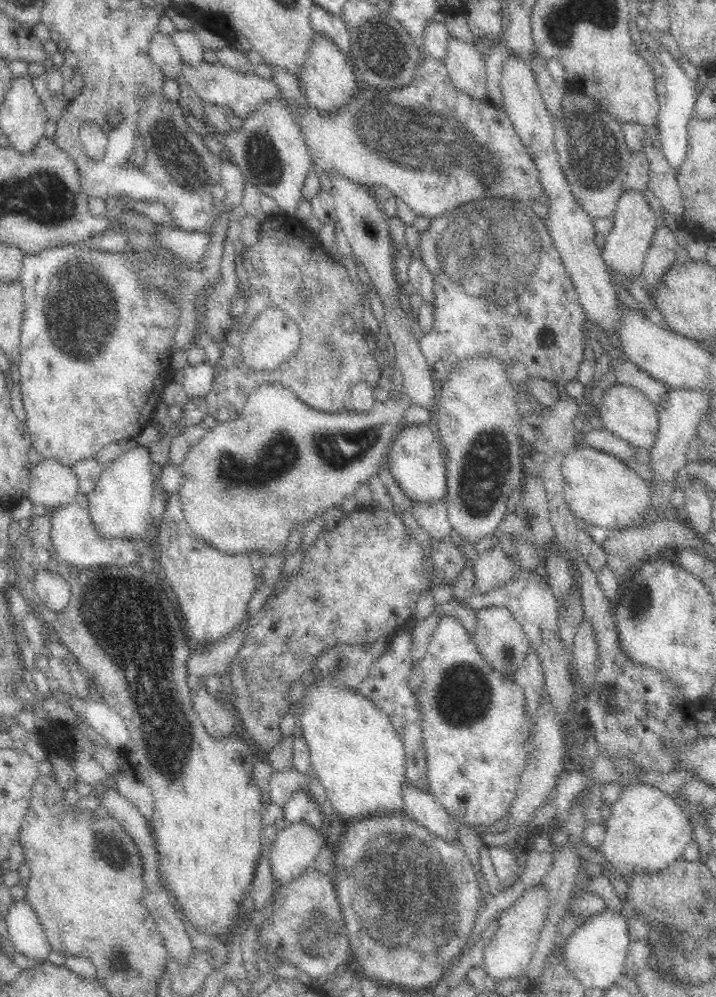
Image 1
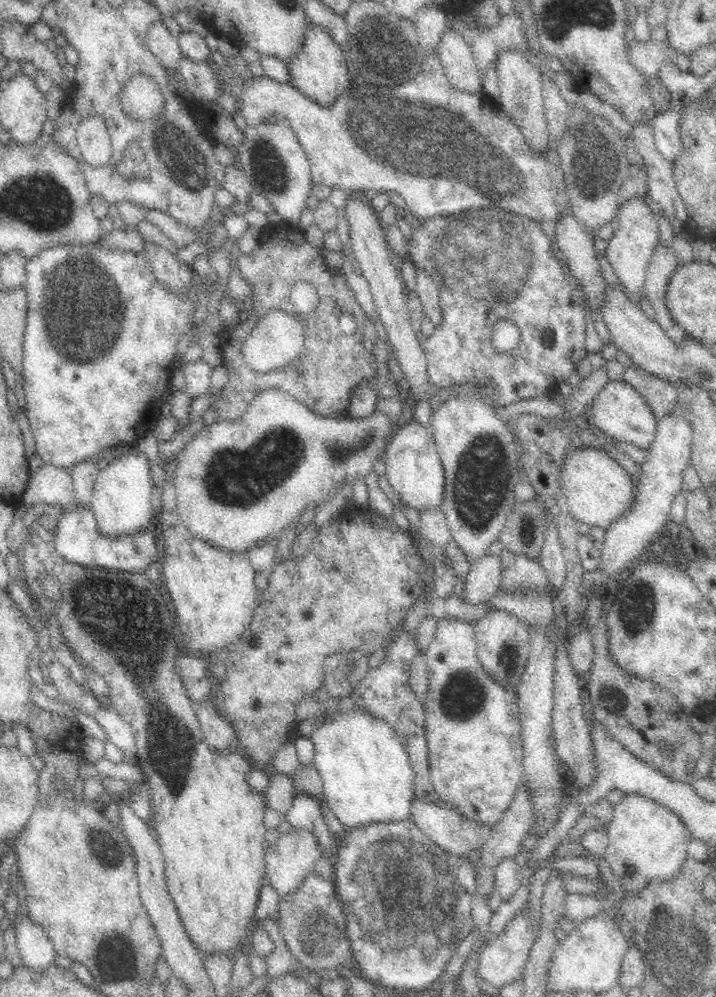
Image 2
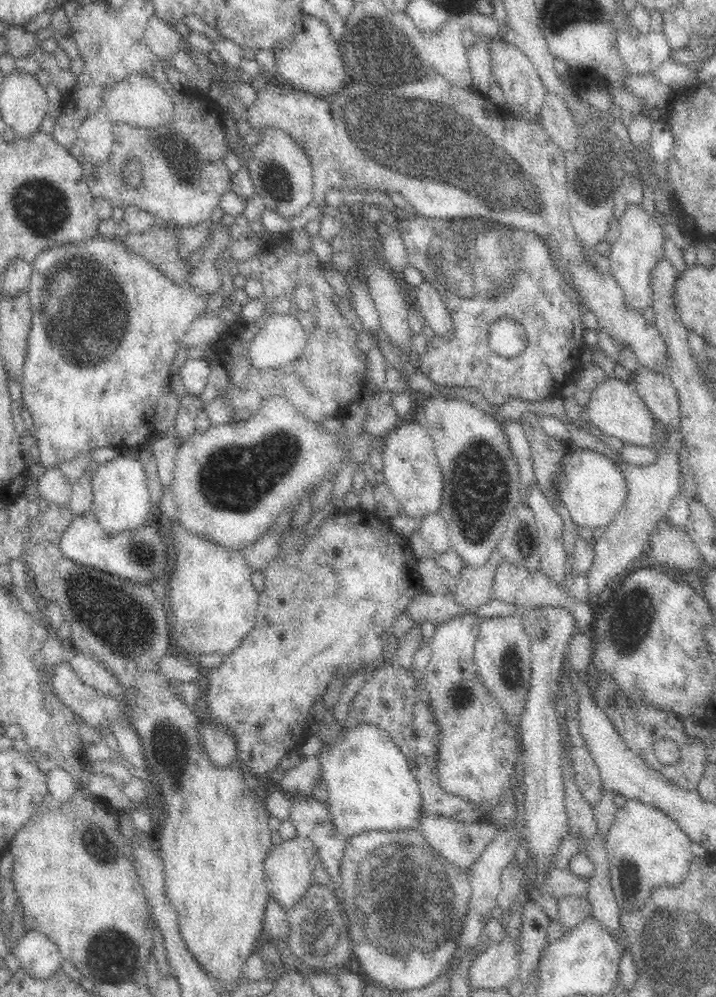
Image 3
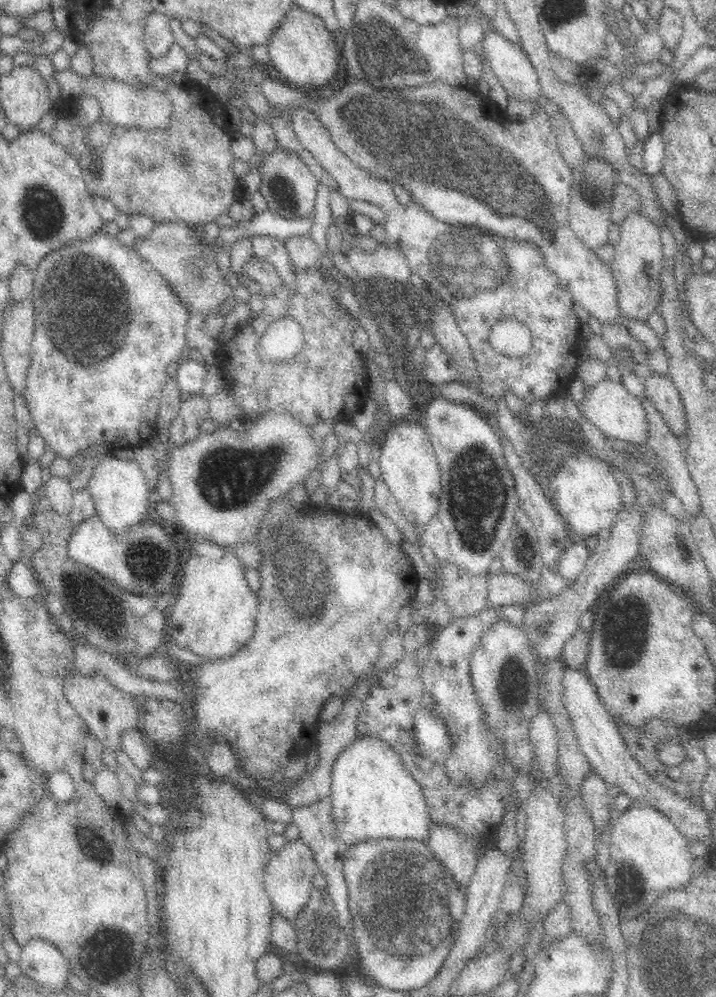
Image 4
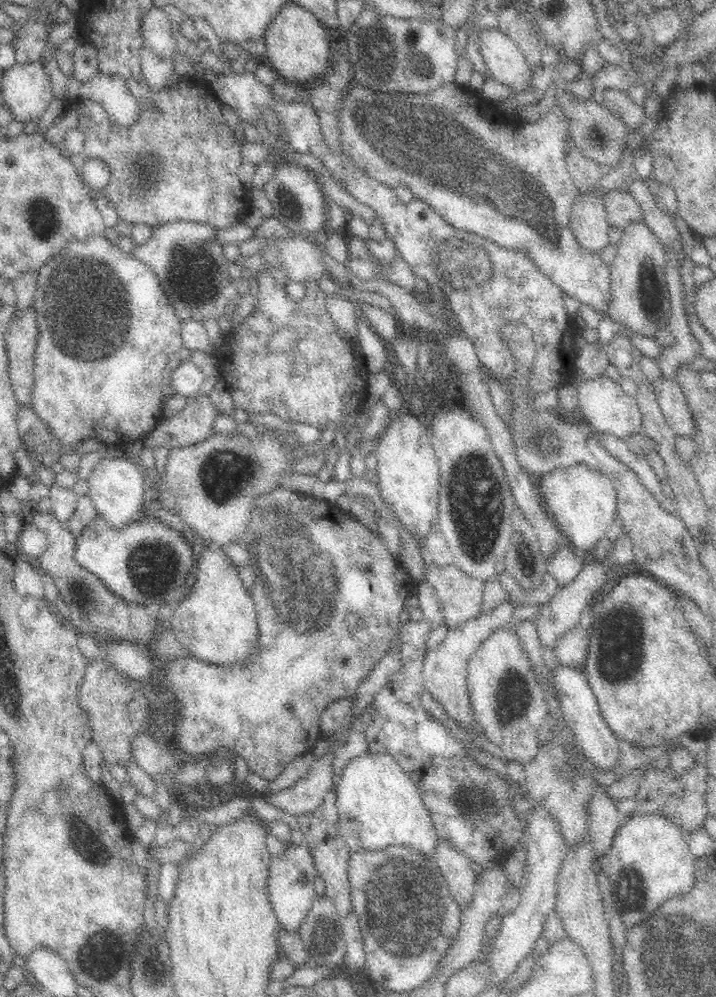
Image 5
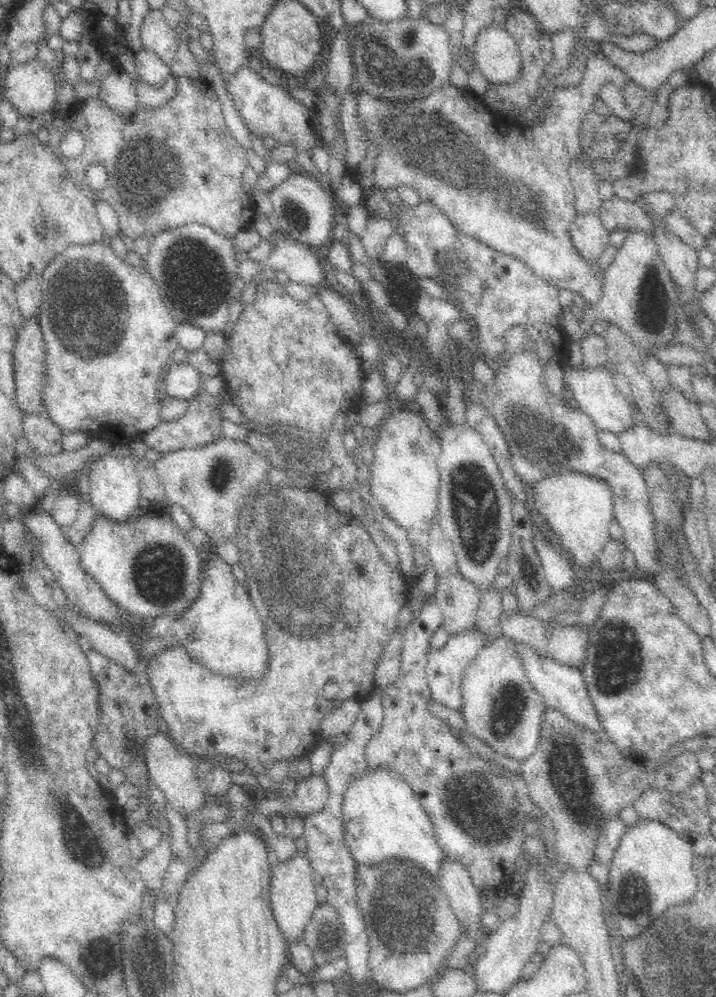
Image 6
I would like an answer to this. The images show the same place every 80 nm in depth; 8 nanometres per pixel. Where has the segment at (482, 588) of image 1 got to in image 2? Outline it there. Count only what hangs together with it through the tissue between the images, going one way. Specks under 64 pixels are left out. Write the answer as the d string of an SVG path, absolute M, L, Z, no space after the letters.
M486 555L482 560L471 563L464 581L464 592L461 599L470 606L489 603L498 593L502 578L502 563L500 556Z

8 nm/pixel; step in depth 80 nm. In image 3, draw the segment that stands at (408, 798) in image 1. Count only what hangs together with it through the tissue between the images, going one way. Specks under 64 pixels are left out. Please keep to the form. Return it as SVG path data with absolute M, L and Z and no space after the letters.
M426 813L421 814L419 831L422 836L425 836L428 844L434 847L434 850L439 852L452 867L464 871L468 876L471 874L471 866L480 858L486 846L494 840L497 833L494 821L482 821L477 825L468 825L446 817L440 817L440 815L428 815Z

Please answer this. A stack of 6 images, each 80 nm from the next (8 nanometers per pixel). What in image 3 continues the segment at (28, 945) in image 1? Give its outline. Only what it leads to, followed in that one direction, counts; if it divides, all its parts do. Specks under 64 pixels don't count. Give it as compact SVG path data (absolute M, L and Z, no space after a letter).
M30 931L19 936L16 955L18 968L41 981L55 977L64 964L57 946L40 932Z

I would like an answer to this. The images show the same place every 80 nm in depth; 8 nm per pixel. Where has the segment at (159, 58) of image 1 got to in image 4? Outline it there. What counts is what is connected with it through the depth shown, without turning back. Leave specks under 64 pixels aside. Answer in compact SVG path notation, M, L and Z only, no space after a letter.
M152 10L144 22L144 42L149 56L160 58L166 56L172 48L174 36L170 30L169 17Z

